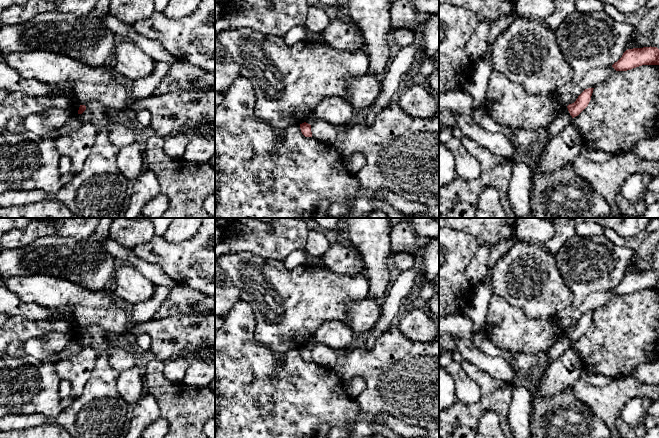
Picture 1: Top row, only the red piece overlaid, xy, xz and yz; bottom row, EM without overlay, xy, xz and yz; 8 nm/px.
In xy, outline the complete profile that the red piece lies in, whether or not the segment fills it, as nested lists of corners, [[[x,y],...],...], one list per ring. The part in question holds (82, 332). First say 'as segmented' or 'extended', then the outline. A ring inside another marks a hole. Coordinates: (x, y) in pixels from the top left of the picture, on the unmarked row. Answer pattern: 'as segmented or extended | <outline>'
extended | [[[80,329],[77,342],[81,349],[91,348],[91,337],[85,329]]]

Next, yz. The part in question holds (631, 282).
as segmented | [[[657,271],[628,273],[612,291],[616,295],[627,295],[642,289],[659,289],[659,273]]]

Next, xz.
extended | [[[310,338],[304,347],[300,348],[300,353],[305,361],[312,361],[311,350],[317,345],[314,338]]]

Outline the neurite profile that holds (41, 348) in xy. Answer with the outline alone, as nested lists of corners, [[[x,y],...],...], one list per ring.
[[[74,324],[67,332],[51,331],[43,336],[28,339],[24,349],[31,357],[39,361],[47,361],[52,354],[61,353],[72,338],[78,339],[79,331],[77,324]]]

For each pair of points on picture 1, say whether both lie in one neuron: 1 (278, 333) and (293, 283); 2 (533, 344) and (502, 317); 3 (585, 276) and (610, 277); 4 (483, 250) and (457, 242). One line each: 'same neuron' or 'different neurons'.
1: same neuron
2: same neuron
3: same neuron
4: different neurons

